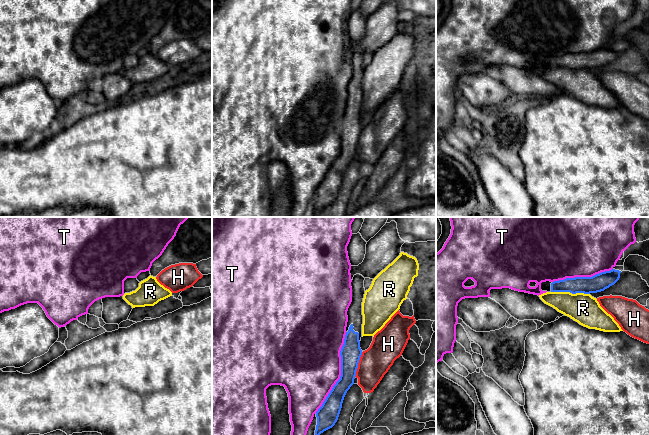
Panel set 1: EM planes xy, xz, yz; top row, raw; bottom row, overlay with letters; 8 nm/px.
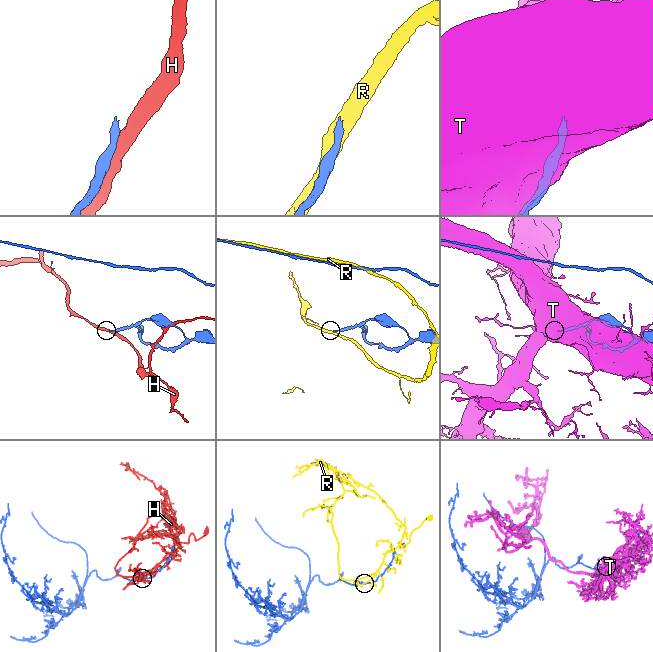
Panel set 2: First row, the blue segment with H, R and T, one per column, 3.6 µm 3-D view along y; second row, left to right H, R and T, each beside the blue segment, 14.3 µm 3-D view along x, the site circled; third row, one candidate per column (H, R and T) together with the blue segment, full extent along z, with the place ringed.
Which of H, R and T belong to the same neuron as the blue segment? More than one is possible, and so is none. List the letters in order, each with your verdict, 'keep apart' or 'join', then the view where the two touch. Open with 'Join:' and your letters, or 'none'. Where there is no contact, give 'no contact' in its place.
Join: none
H: keep apart; contact in xz
R: keep apart; contact in yz
T: keep apart; contact in xz

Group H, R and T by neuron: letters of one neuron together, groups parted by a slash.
H / R / T

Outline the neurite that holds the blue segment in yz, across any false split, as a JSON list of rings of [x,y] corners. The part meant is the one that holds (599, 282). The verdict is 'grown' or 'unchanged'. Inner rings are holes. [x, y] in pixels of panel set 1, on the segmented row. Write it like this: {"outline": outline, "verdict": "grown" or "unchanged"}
{"outline": [[[612,269],[592,277],[566,278],[559,281],[541,283],[541,290],[547,292],[597,293],[614,285],[620,278],[621,271]]], "verdict": "grown"}

